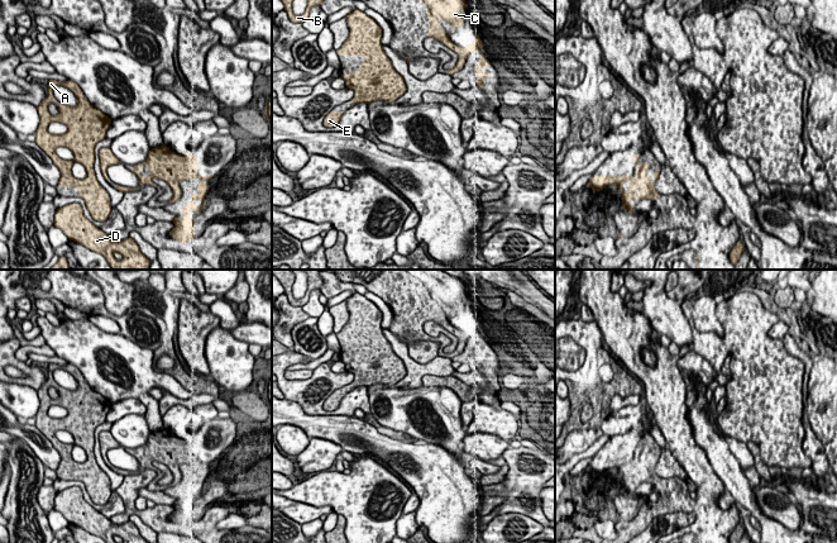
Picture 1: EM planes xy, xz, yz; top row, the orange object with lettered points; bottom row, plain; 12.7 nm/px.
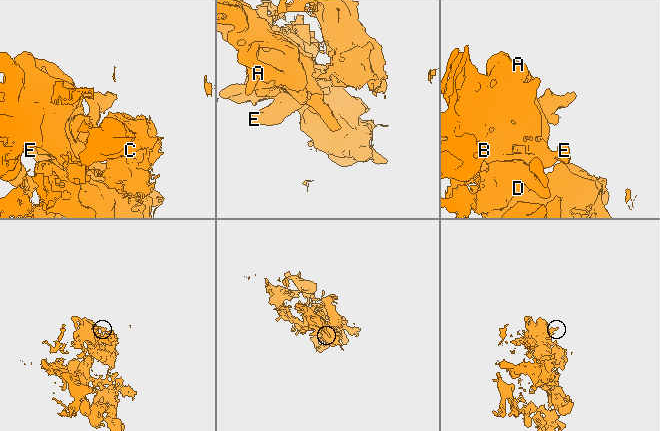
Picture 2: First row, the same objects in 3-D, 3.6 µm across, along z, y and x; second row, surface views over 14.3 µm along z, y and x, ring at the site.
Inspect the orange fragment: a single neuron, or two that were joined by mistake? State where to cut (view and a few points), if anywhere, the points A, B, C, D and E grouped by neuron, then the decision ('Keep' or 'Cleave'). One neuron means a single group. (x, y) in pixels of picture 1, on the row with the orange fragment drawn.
Split along xy (183, 156), (183, 170), (180, 175), (180, 181). Groups: A B D E / C. Cleave

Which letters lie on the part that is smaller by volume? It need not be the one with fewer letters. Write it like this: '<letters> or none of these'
C

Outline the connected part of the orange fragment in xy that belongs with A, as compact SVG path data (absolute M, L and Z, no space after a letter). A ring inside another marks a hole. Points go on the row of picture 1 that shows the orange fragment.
M57 80L48 81L48 92L46 99L37 108L39 114L39 127L35 132L35 143L51 157L61 172L59 182L56 187L73 187L77 190L77 197L81 197L92 219L99 222L107 220L111 213L111 201L107 191L96 178L95 146L106 137L111 119L99 109L94 108L85 97L80 86L73 81L61 82ZM63 85L70 89L77 97L76 106L68 106L58 103L58 114L52 115L48 106L53 100L53 89ZM62 123L68 130L64 134L52 134L48 125ZM57 147L67 147L73 153L72 161L62 159L57 153ZM75 162L86 168L86 177L82 180L72 175Z

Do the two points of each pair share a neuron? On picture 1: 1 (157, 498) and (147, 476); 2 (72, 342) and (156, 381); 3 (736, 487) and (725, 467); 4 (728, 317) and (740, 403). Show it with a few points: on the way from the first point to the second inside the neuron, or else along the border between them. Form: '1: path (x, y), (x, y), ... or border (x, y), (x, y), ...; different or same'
1: border (146, 487), (138, 491), (138, 496); different
2: path (92, 347), (110, 348), (135, 370); same
3: path (735, 482), (730, 472); same
4: path (757, 317), (763, 322), (764, 339), (761, 374); same

